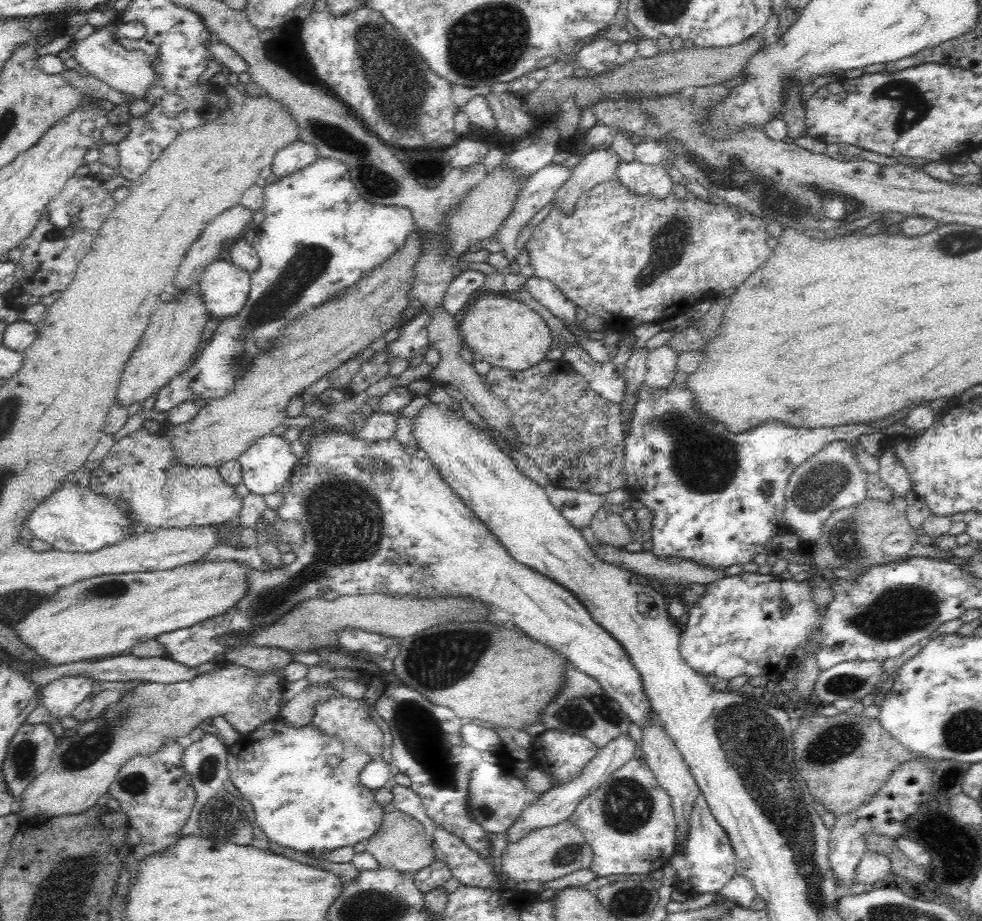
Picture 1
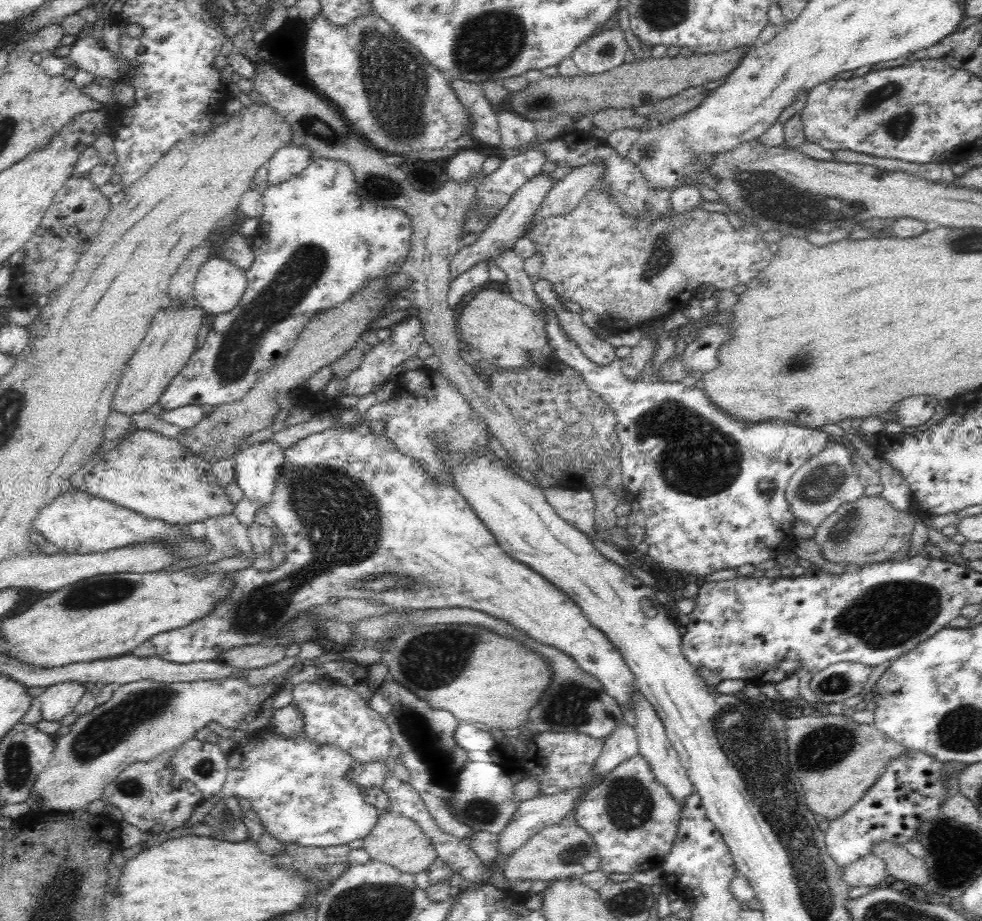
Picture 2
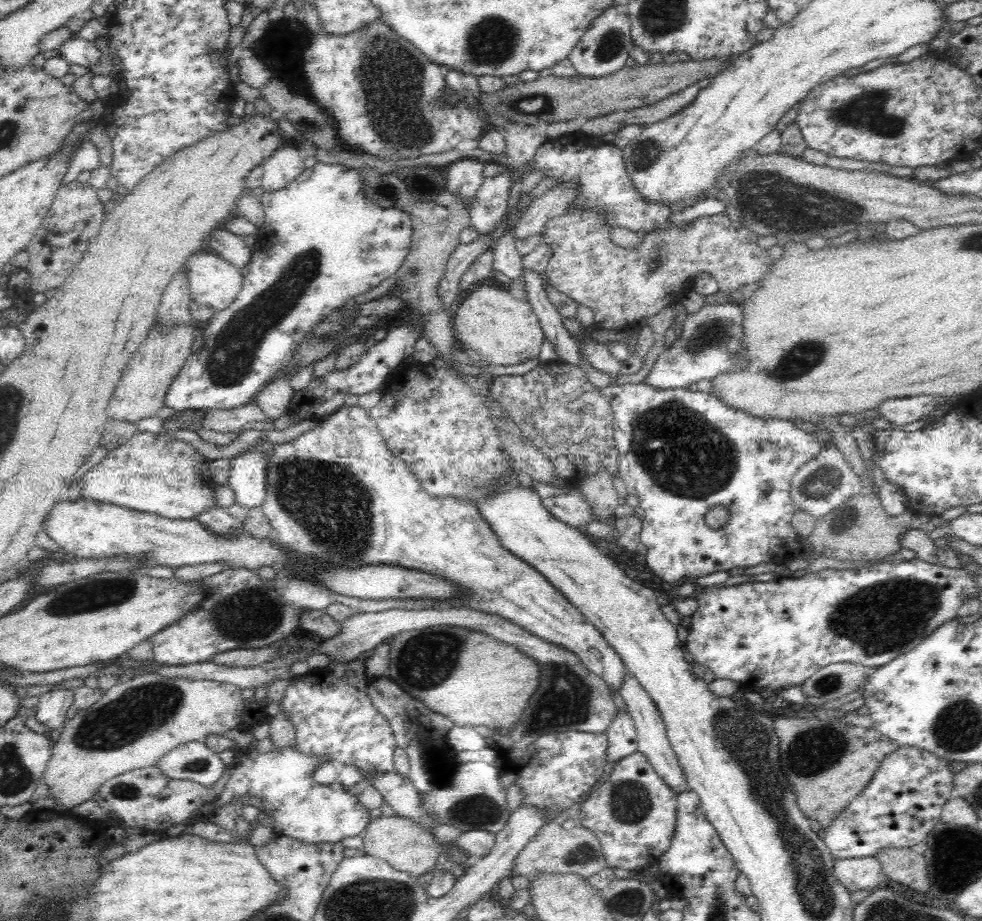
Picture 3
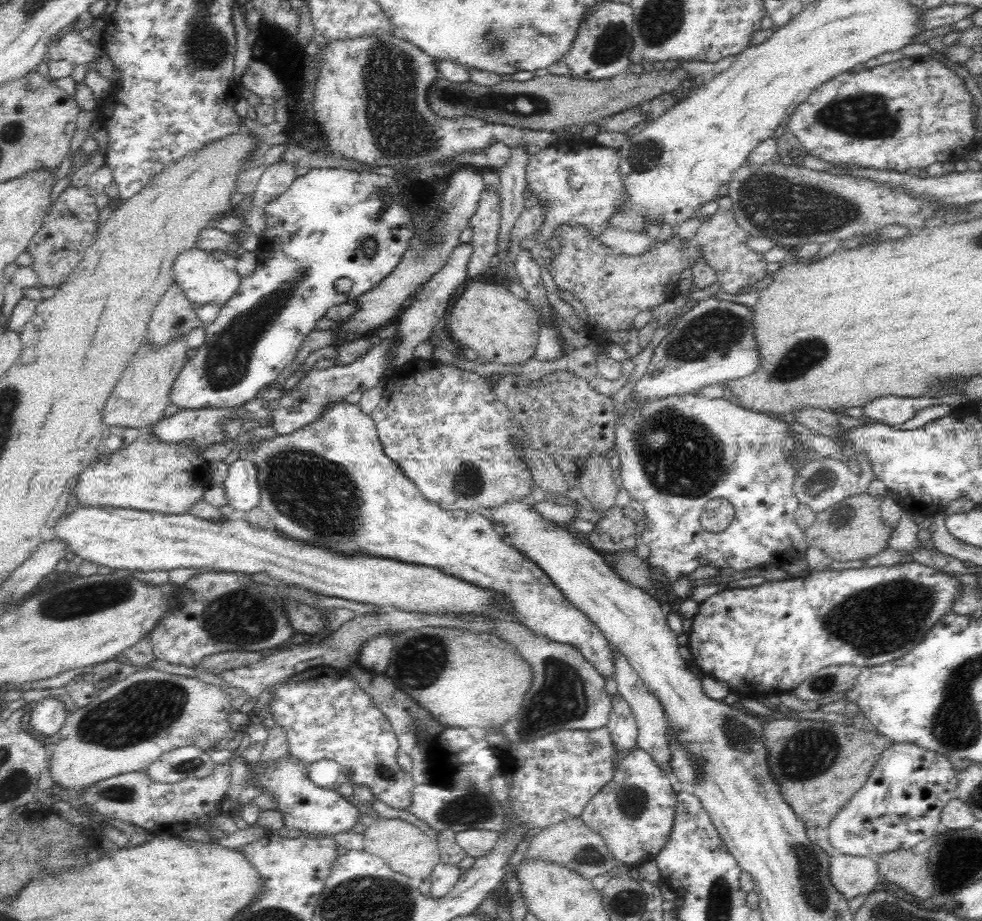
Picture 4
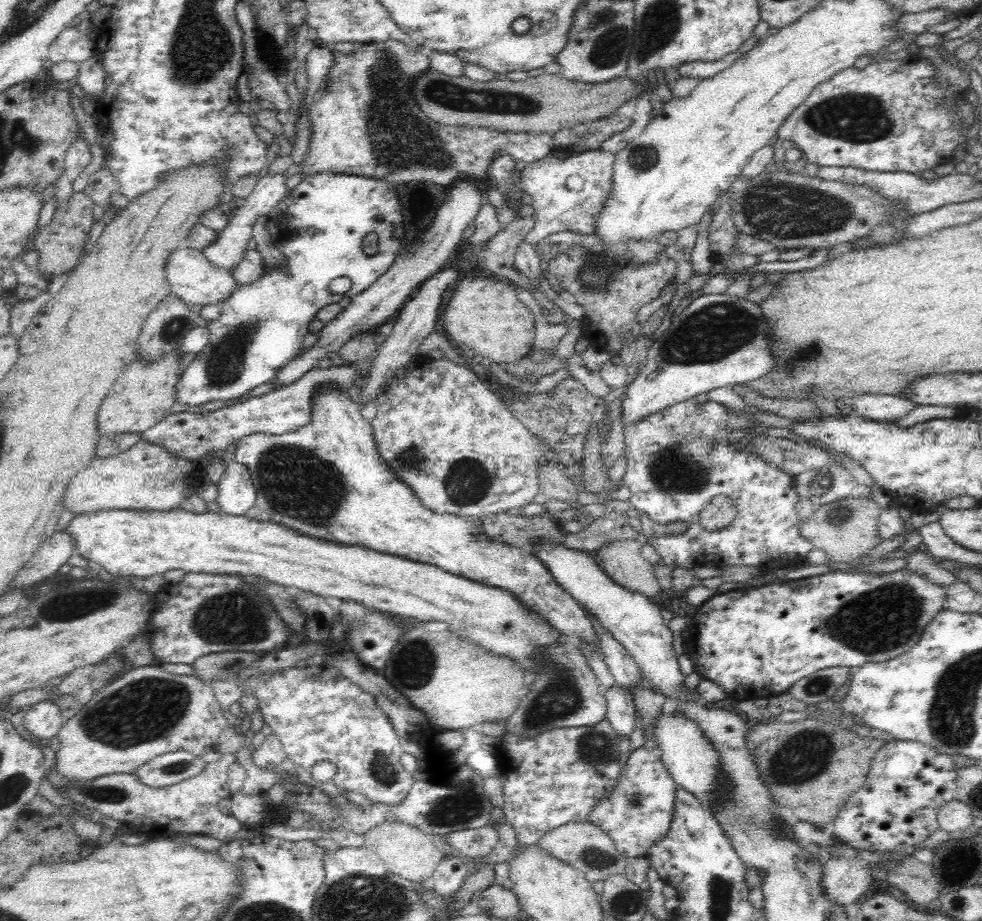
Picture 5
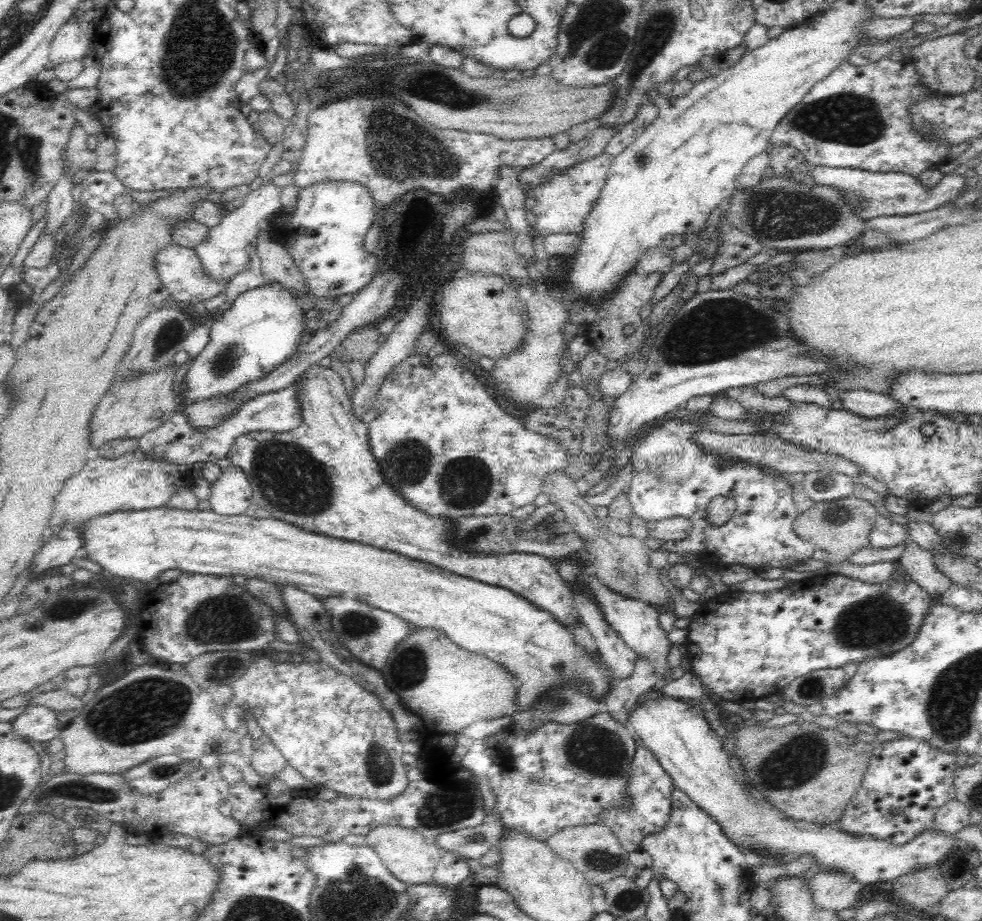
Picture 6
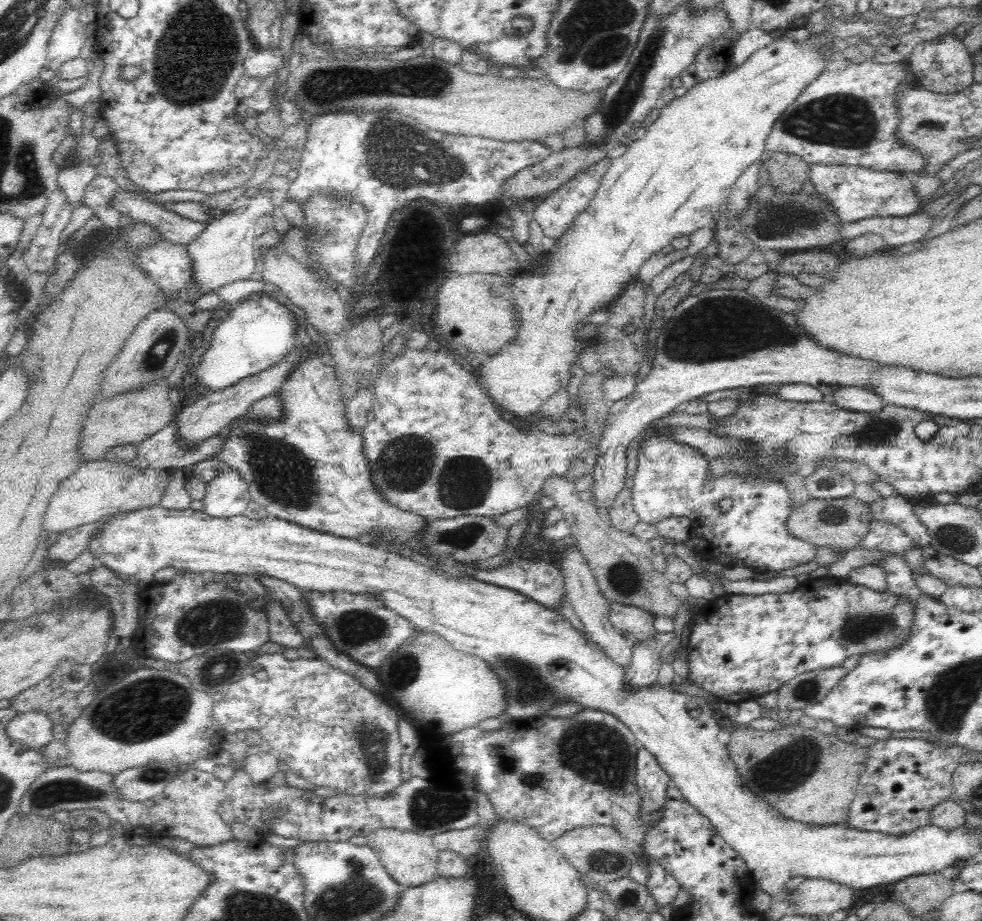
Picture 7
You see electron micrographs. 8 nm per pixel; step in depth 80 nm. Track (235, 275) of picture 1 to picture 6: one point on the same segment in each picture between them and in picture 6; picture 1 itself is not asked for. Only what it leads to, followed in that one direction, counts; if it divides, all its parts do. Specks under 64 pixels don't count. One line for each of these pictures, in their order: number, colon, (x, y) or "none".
2: (217, 287)
3: (212, 281)
4: (203, 279)
5: (191, 277)
6: (179, 269)

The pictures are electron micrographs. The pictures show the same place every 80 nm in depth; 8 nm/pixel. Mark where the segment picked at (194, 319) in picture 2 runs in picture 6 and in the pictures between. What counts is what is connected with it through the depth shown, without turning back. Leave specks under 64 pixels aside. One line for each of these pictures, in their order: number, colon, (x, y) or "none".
3: (141, 392)
4: (139, 399)
5: (144, 394)
6: (129, 409)

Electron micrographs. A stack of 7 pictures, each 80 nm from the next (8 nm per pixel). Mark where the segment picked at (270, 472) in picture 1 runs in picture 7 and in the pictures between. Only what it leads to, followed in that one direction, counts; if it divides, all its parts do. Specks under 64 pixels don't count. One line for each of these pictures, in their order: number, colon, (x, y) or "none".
2: (256, 468)
3: (247, 476)
4: (240, 486)
5: (235, 493)
6: (231, 494)
7: (226, 496)

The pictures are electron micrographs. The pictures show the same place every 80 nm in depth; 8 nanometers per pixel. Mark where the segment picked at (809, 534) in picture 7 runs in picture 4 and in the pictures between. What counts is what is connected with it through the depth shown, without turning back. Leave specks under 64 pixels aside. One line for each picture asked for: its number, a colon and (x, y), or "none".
4: (852, 529)
5: (846, 529)
6: (842, 526)

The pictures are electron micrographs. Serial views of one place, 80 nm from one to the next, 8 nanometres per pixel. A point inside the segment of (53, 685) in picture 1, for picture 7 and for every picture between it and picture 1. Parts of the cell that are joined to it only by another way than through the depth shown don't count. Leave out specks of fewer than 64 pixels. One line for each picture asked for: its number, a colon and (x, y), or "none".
2: (57, 701)
3: (50, 710)
4: (46, 717)
5: (44, 720)
6: (37, 723)
7: (33, 729)

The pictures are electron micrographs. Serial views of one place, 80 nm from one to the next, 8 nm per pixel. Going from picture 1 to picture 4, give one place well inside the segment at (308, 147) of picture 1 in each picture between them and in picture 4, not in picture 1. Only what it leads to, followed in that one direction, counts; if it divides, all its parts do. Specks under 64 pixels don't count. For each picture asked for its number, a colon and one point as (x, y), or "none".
2: (290, 160)
3: (283, 166)
4: (276, 179)

